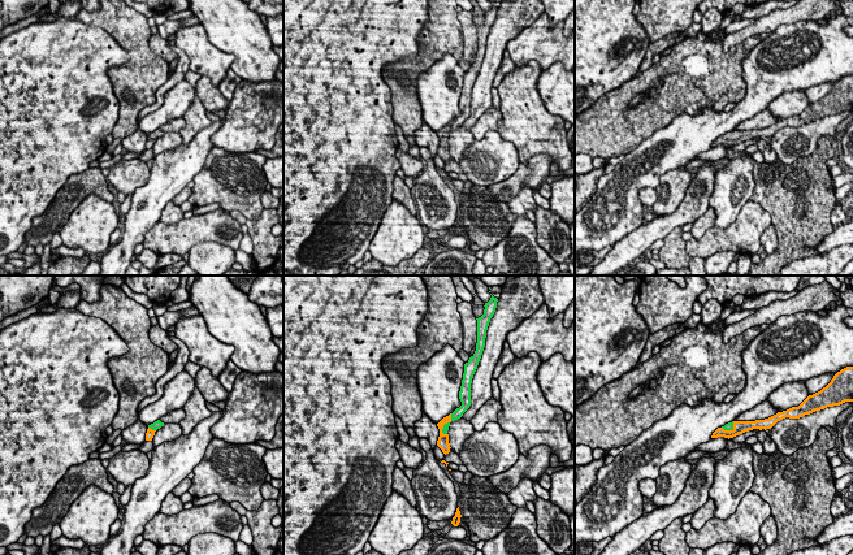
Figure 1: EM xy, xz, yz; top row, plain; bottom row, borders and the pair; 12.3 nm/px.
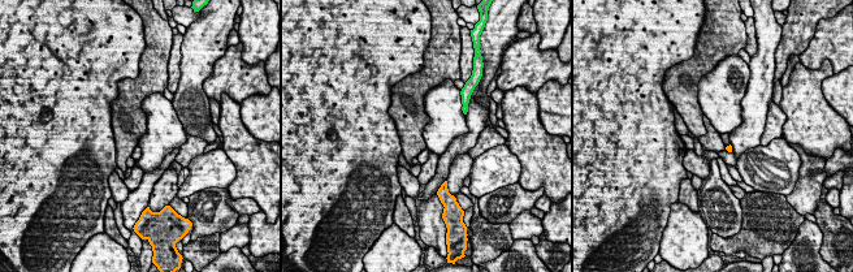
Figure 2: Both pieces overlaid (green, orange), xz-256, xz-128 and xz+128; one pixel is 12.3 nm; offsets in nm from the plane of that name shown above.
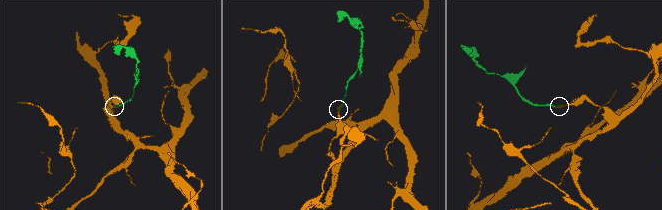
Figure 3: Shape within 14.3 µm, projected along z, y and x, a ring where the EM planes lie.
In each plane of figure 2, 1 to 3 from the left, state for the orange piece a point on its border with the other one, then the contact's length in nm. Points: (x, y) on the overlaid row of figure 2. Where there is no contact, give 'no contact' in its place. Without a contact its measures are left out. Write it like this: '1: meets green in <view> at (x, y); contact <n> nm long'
1: no contact
2: no contact
3: no contact

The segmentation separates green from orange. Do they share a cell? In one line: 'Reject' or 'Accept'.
Accept

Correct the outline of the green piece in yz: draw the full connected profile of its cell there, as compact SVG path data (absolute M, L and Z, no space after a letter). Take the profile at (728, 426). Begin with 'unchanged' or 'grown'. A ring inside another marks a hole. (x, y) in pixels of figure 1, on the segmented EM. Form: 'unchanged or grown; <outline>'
grown; M846 367L837 372L826 387L809 395L798 407L778 412L765 420L728 422L718 428L711 438L724 437L729 439L753 429L771 429L778 421L785 417L800 419L815 411L840 406L845 402L853 402L853 367Z

